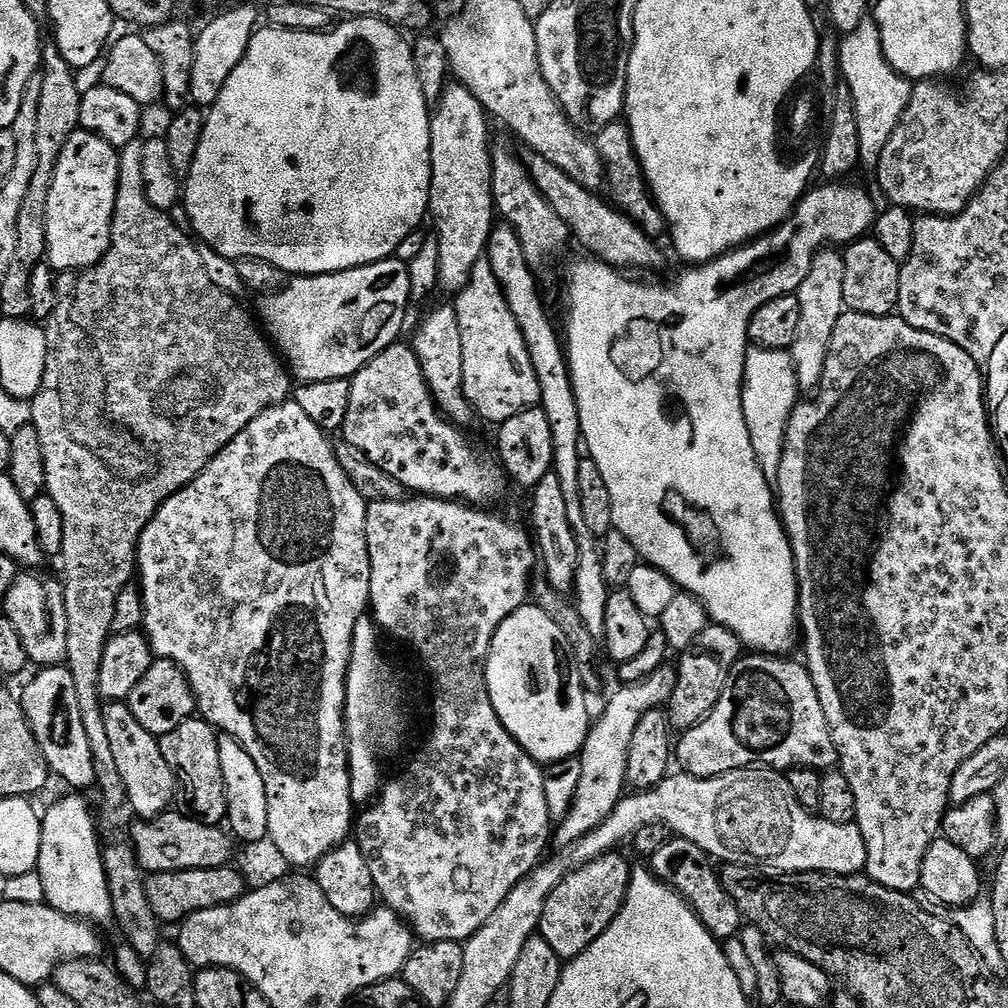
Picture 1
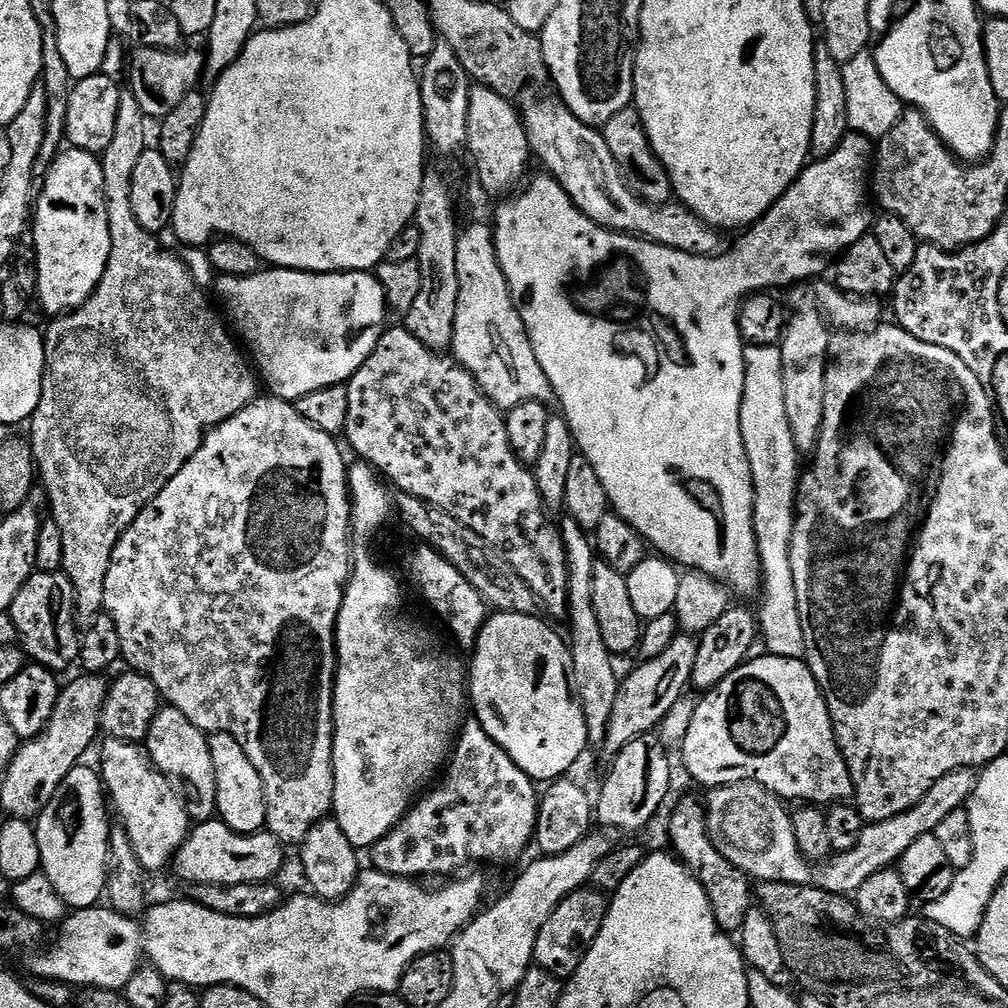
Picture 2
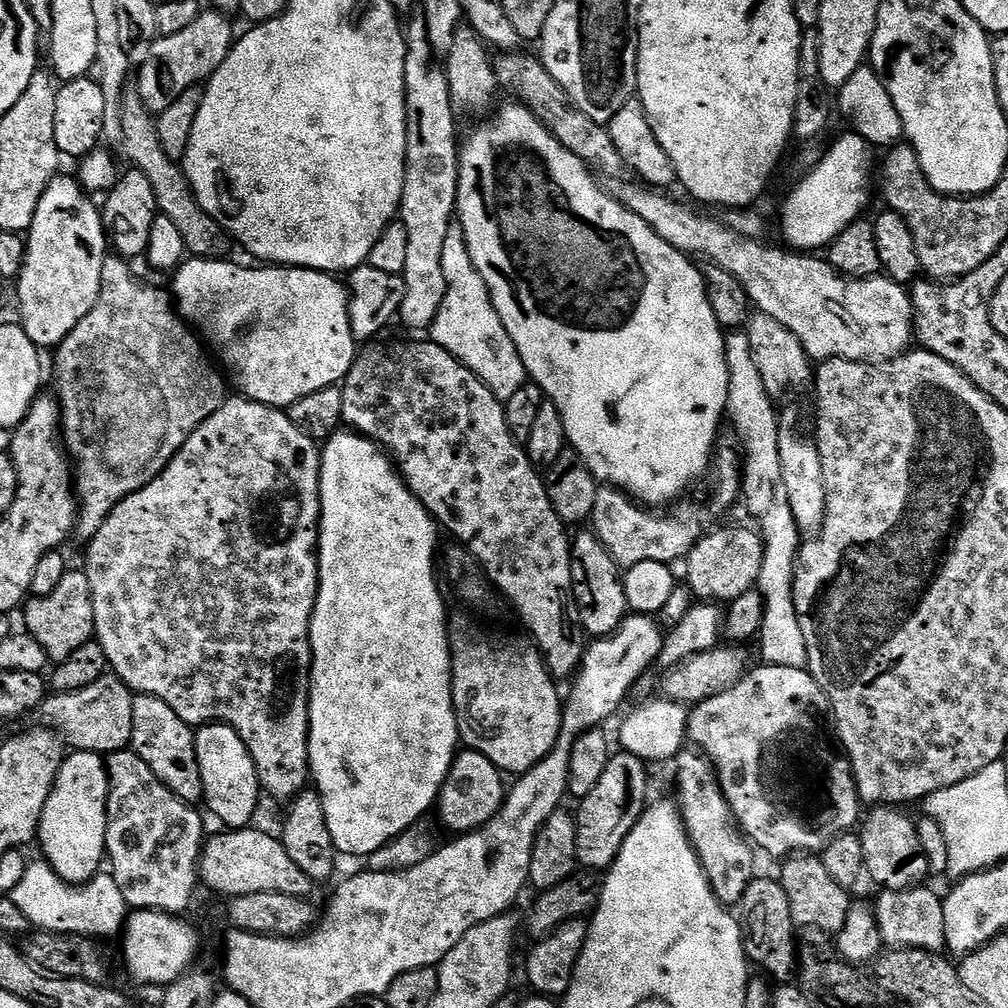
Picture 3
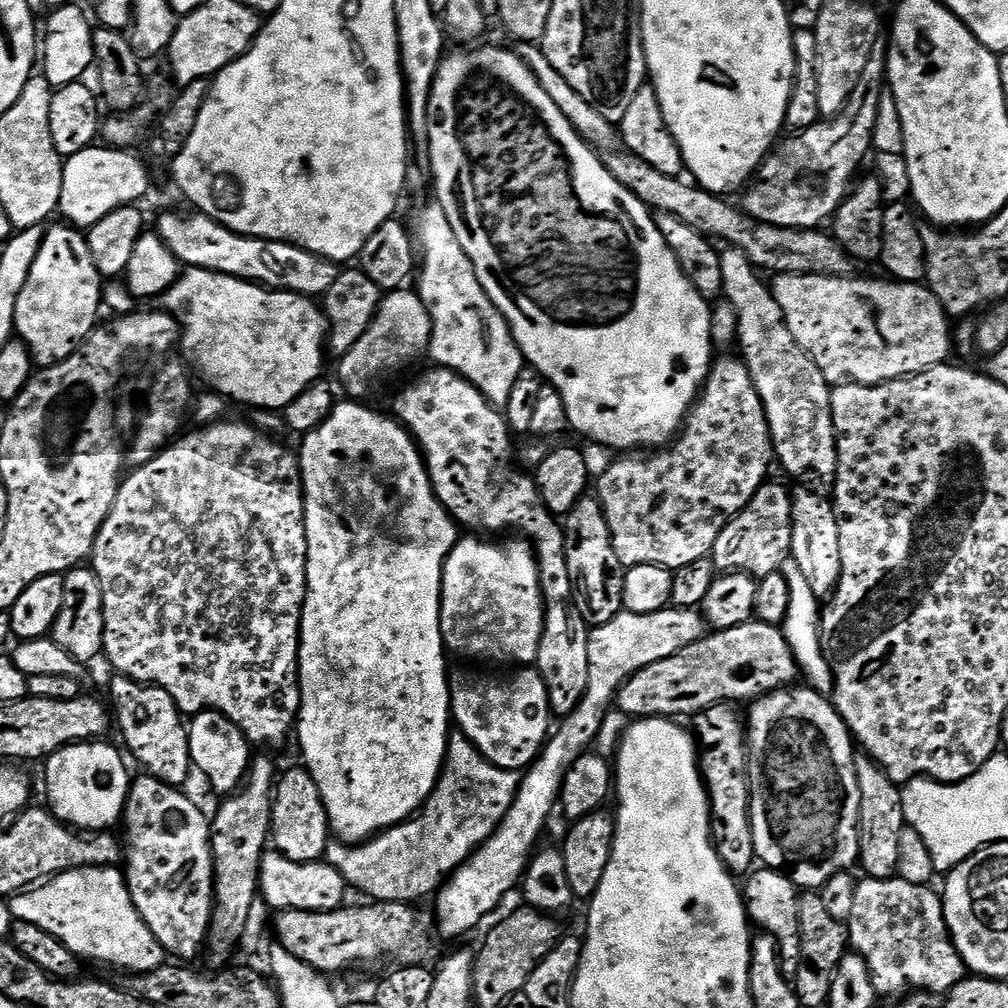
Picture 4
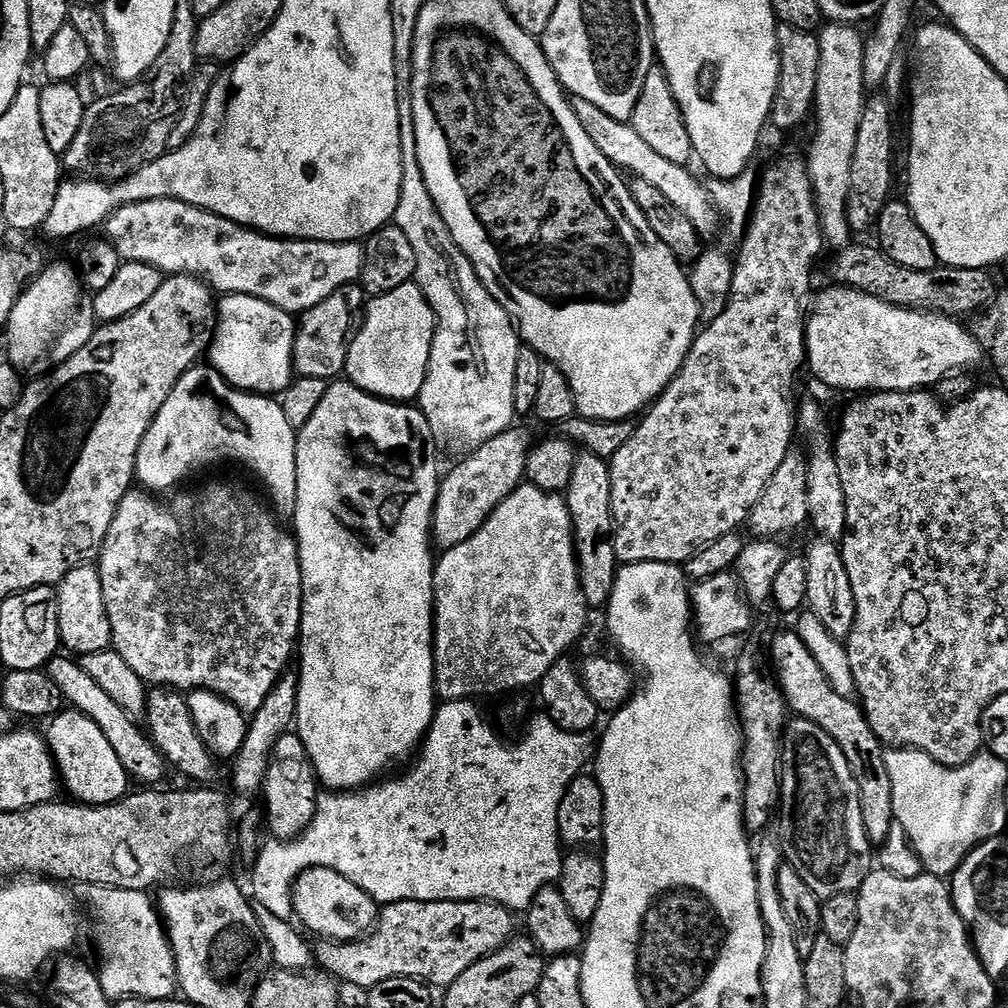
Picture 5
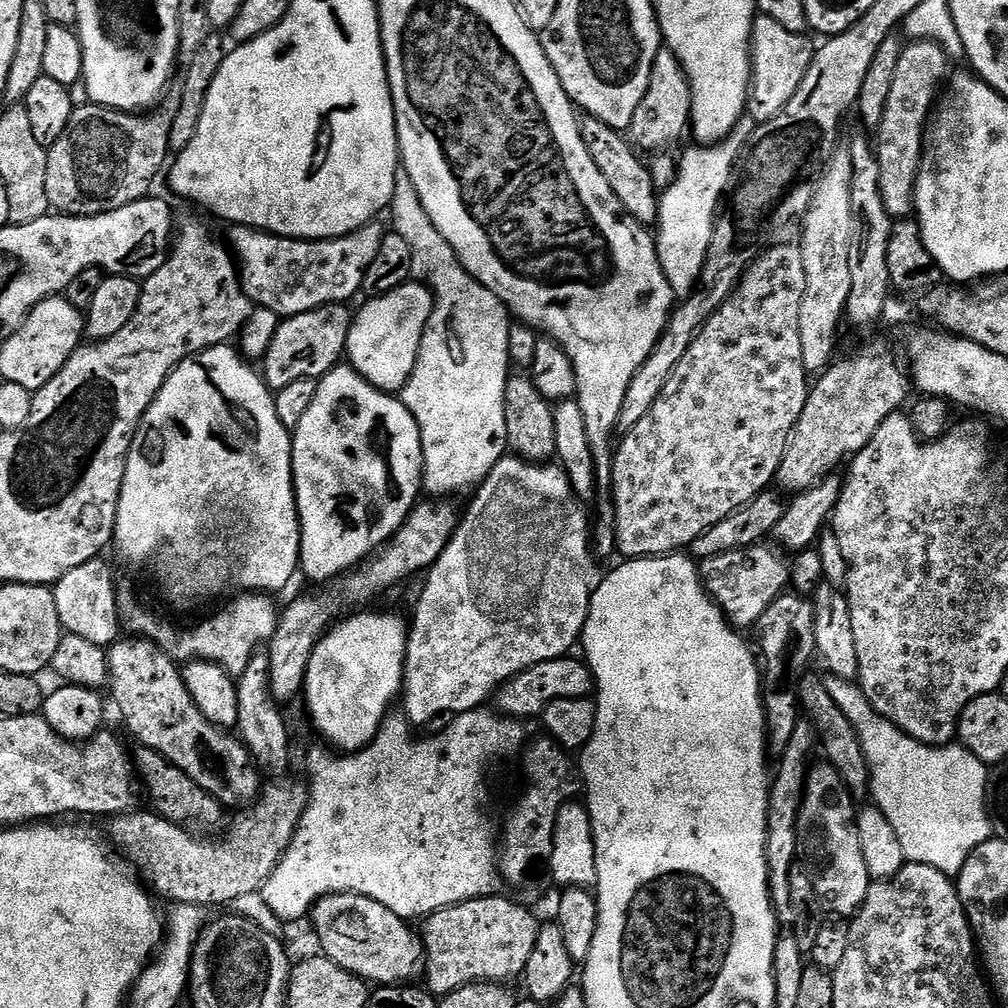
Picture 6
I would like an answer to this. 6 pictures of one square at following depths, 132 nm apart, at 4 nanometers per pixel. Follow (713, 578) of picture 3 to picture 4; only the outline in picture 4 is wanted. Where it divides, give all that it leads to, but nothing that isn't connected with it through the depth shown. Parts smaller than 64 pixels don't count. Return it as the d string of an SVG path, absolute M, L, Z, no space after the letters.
M766 482L754 498L718 534L710 553L717 573L746 572L761 577L781 571L784 561L792 555L792 492L780 484Z

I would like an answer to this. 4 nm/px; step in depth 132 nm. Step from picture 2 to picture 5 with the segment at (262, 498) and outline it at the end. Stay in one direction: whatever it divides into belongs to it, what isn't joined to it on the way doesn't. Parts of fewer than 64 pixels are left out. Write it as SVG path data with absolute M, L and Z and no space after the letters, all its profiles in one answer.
M212 484L209 488L204 488L201 492L196 492L193 496L180 496L173 504L155 504L151 495L145 494L140 490L130 490L122 498L122 502L118 506L118 510L114 514L114 522L110 522L110 530L106 534L106 542L102 546L98 557L98 567L100 569L100 577L102 578L102 598L106 598L106 614L110 618L110 630L112 631L112 648L118 654L122 654L122 659L126 662L126 666L130 666L130 670L134 670L134 674L138 674L138 678L142 678L149 685L163 686L168 690L175 690L181 694L190 692L213 692L222 698L226 698L234 706L238 706L238 710L245 714L256 712L270 695L270 690L274 690L274 686L280 680L285 672L289 671L291 662L294 660L294 653L298 648L300 639L300 619L302 618L302 570L300 569L300 549L296 546L296 537L291 531L284 532L284 528L279 524L277 513L273 511L267 503L263 504L256 496L251 496L244 488L235 488L232 484Z

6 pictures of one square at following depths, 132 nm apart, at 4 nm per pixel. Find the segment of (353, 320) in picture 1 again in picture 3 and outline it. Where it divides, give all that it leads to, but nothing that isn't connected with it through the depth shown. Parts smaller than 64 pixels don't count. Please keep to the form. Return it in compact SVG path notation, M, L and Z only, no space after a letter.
M191 257L183 261L173 275L174 282L170 292L177 311L185 319L191 322L201 333L206 332L211 344L220 356L223 364L228 368L229 381L236 386L235 391L241 396L247 396L254 402L268 404L272 408L286 410L298 398L306 398L306 394L314 394L314 390L322 390L339 385L344 377L352 369L352 363L358 355L358 342L352 333L350 326L350 314L348 313L348 289L340 284L335 275L326 272L315 272L313 268L293 268L291 266L256 266L260 268L242 268L224 258L204 259Z

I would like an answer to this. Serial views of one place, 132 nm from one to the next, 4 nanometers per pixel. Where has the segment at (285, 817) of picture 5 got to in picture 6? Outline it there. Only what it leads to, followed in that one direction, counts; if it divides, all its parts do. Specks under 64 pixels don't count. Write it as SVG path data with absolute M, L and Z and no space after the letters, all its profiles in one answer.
M261 650L253 656L250 666L246 666L244 673L236 680L236 689L238 690L238 722L235 731L238 733L239 739L243 740L245 746L248 747L248 753L256 761L256 767L261 773L267 774L269 777L280 778L285 775L284 772L288 768L288 759L292 756L292 740L288 737L288 724L284 721L281 705L276 703L276 699L272 697L270 690L270 678L268 677L268 653Z

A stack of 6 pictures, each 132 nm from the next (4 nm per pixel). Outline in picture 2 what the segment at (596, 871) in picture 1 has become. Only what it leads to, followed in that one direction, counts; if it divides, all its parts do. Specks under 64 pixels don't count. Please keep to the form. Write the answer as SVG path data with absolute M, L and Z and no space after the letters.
M581 886L575 892L571 892L552 911L550 918L546 918L542 930L538 930L532 955L535 967L546 970L561 982L567 982L576 973L589 946L600 933L608 905L605 893L591 886Z

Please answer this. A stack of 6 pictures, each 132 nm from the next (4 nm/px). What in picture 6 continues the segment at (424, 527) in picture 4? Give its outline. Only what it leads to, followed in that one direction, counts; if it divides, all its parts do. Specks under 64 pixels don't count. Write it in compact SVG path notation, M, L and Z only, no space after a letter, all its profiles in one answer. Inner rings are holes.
M337 366L332 368L324 375L317 383L316 393L314 394L314 402L306 410L306 415L302 417L302 422L298 422L296 431L291 433L292 438L292 482L296 486L296 509L300 515L300 567L301 573L305 572L312 580L320 580L316 582L331 582L336 579L337 576L344 575L345 572L352 571L356 565L360 564L364 560L367 560L369 556L376 553L380 548L384 547L389 540L392 539L393 534L402 527L406 522L406 518L411 514L413 508L416 507L418 501L422 496L422 485L424 483L424 451L422 450L422 434L418 430L418 422L414 418L414 414L410 414L410 410L401 402L395 395L387 392L379 392L379 390L373 386L370 382L366 382L363 378L357 374L350 366ZM360 610L332 625L314 648L304 679L303 699L308 699L312 724L325 736L333 749L344 754L358 752L378 734L392 703L404 691L404 659L408 654L409 625L392 612Z

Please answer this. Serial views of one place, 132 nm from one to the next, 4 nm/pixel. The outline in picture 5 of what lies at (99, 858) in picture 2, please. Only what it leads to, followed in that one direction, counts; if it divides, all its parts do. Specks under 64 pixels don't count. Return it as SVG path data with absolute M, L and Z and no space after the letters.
M62 710L57 716L51 717L48 726L48 732L46 731L48 747L52 749L52 758L56 762L63 787L66 792L68 788L69 794L72 795L69 797L73 801L81 804L113 804L115 800L129 795L130 777L128 772L122 766L122 762L118 762L118 754L114 754L114 749L106 739L106 734L102 734L102 730L98 730L96 723L90 722L90 718L86 718L86 714L75 710Z

